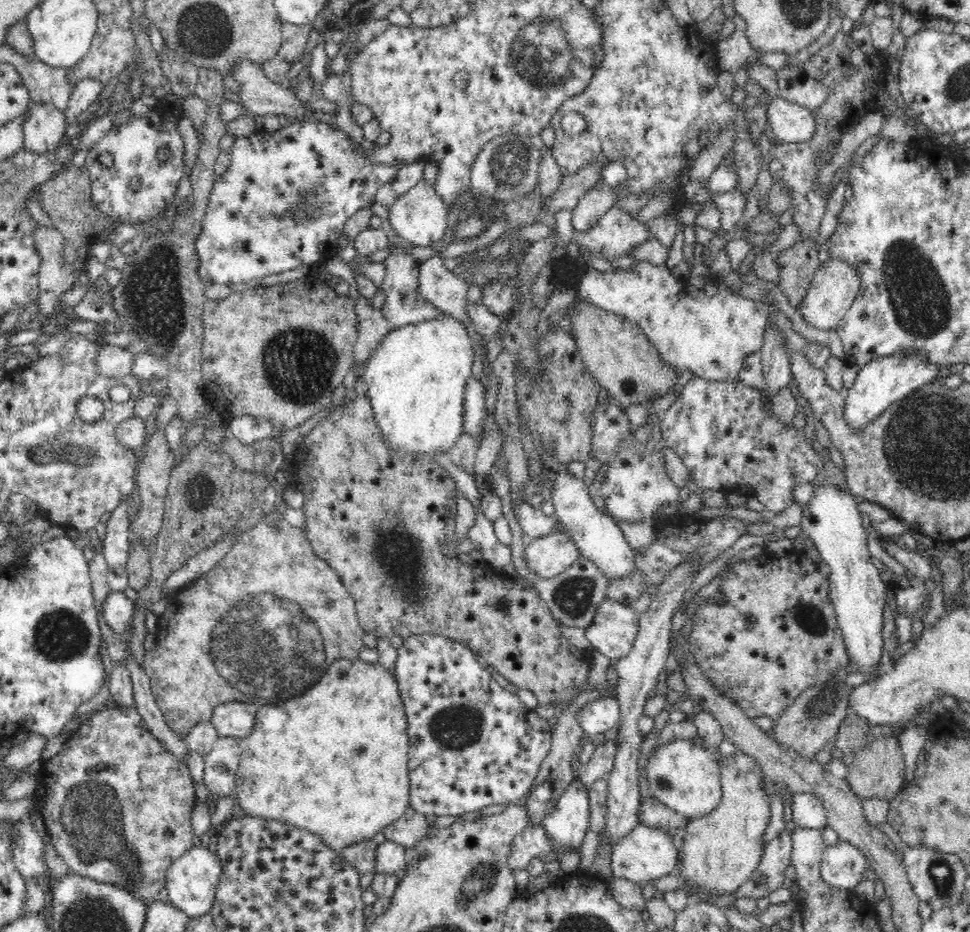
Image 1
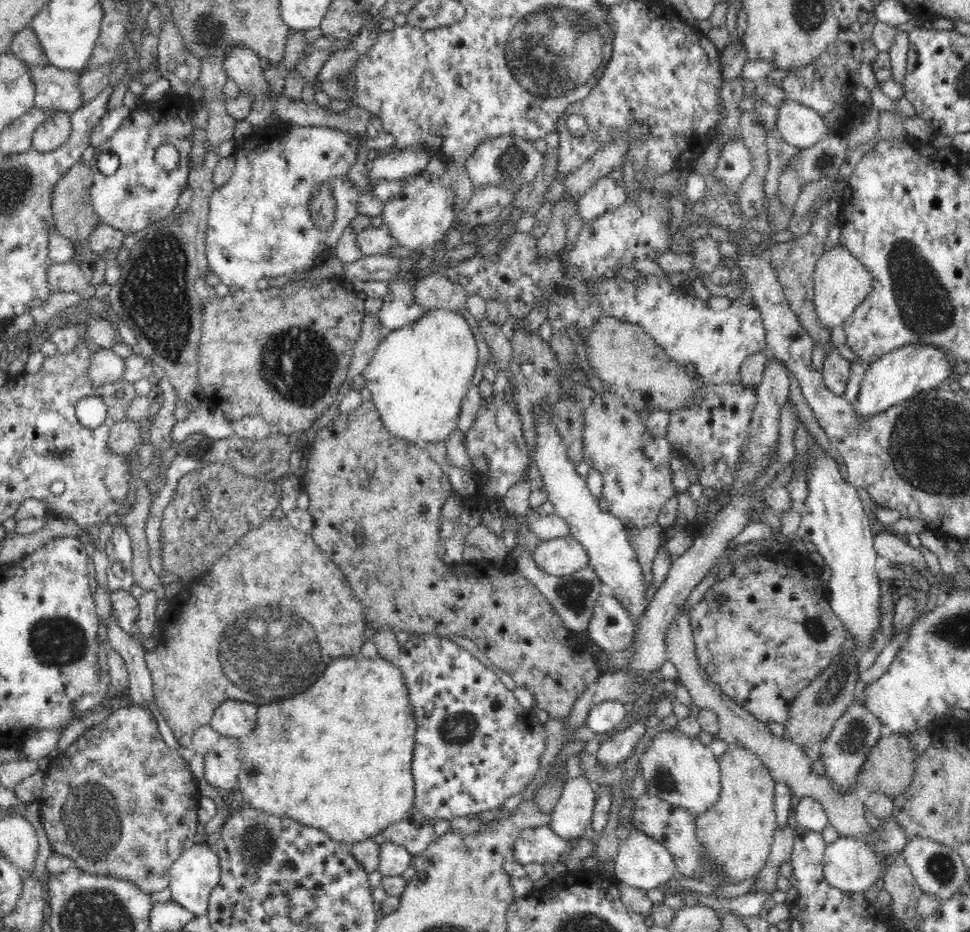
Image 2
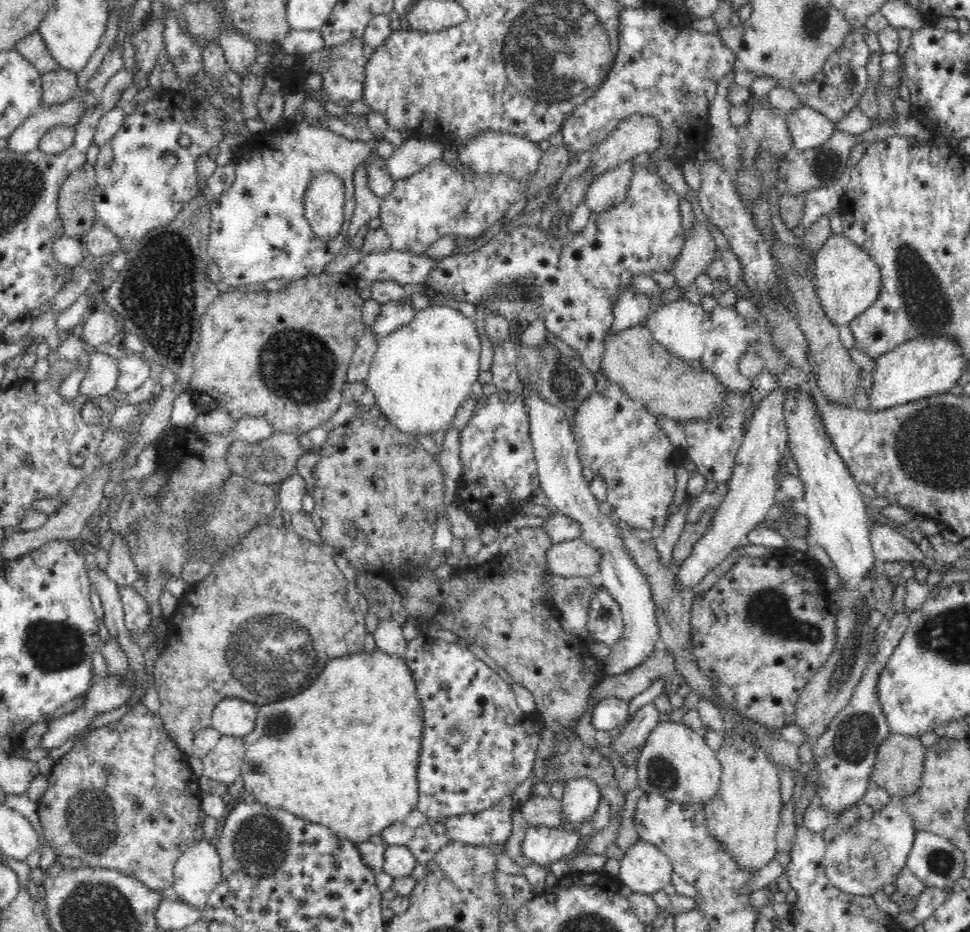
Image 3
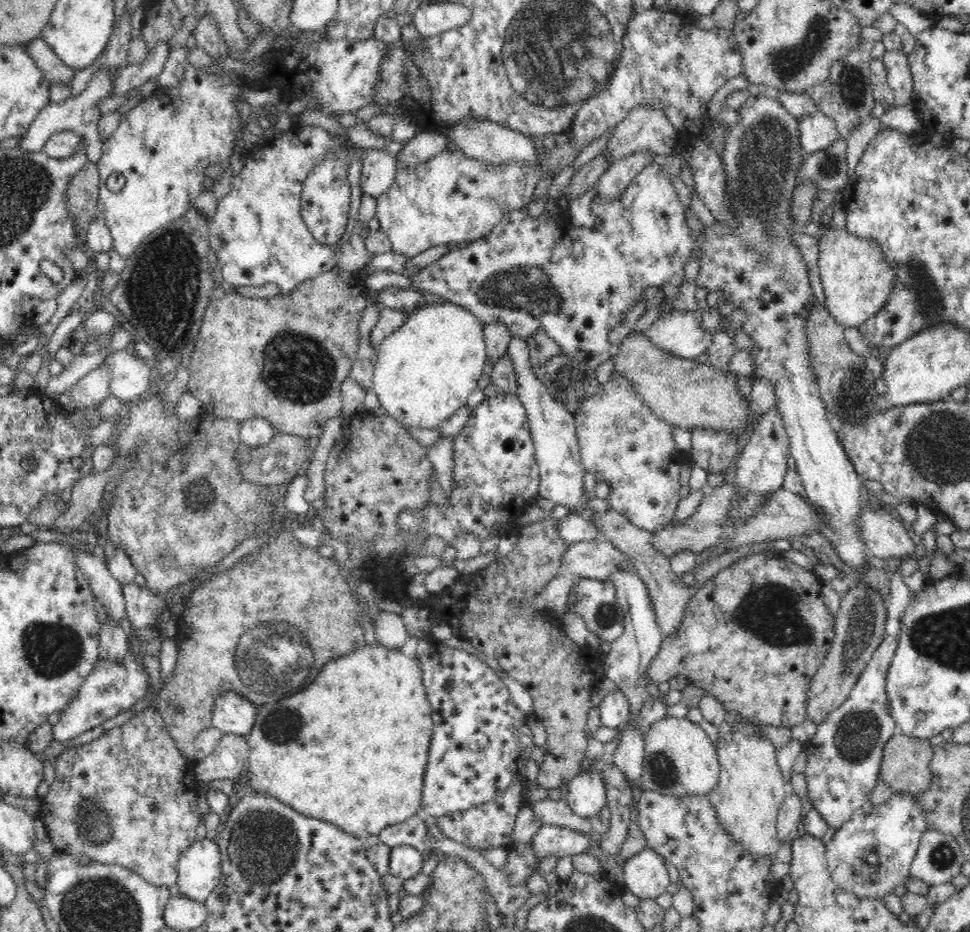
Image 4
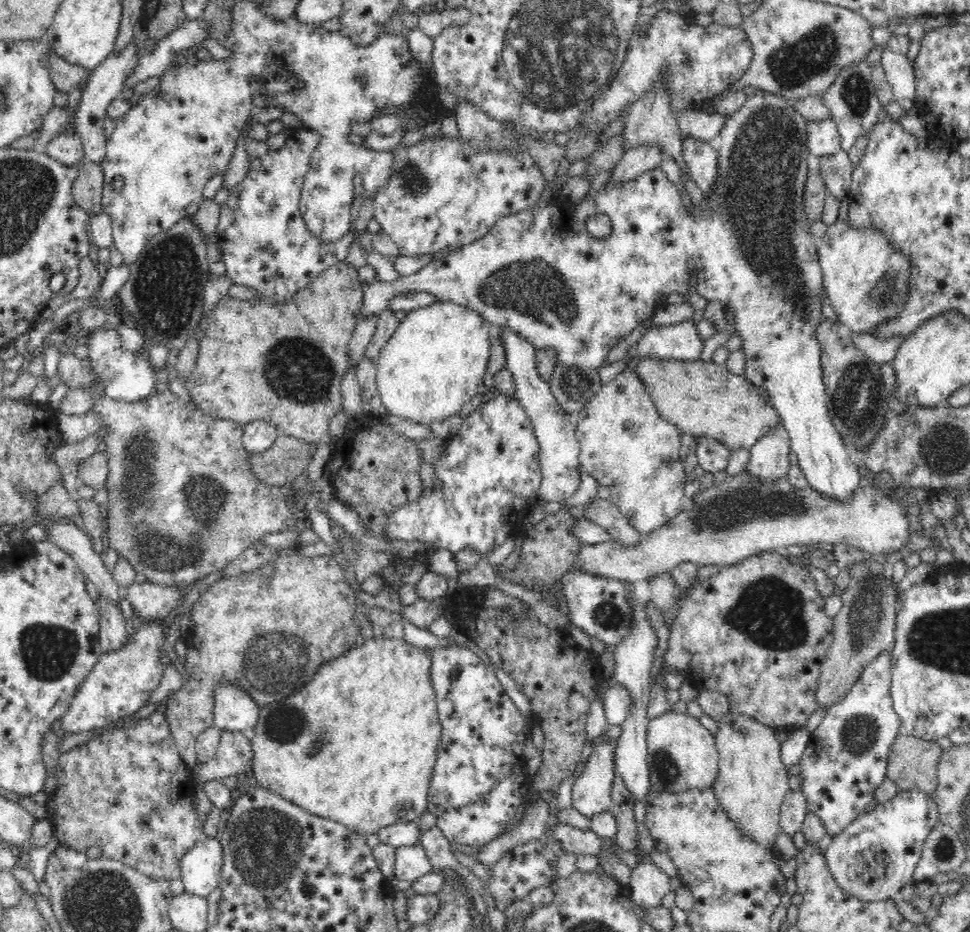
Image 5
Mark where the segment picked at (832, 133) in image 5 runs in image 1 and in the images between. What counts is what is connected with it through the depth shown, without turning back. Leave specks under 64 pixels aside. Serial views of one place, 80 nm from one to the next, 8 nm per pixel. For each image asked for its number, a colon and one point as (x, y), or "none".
1: (790, 122)
2: (800, 126)
3: (809, 128)
4: (817, 131)

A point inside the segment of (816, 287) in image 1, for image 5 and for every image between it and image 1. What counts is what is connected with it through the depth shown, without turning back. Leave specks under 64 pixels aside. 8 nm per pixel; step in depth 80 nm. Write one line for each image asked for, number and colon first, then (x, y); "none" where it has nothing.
2: (840, 283)
3: (847, 282)
4: (856, 278)
5: (866, 279)

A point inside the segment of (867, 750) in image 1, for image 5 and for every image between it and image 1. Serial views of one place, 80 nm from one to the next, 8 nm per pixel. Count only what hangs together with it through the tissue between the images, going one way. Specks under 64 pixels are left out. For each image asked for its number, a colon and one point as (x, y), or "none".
2: (890, 768)
3: (898, 766)
4: (905, 766)
5: (912, 764)

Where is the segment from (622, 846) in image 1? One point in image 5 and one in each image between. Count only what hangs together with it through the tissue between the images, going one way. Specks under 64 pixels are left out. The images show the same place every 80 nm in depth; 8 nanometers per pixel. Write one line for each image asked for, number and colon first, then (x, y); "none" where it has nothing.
2: (643, 862)
3: (645, 869)
4: (645, 874)
5: (649, 883)

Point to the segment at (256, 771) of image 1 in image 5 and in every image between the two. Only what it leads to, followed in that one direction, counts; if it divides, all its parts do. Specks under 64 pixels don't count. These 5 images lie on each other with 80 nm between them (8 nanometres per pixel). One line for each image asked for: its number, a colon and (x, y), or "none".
2: (348, 771)
3: (344, 753)
4: (351, 749)
5: (357, 745)

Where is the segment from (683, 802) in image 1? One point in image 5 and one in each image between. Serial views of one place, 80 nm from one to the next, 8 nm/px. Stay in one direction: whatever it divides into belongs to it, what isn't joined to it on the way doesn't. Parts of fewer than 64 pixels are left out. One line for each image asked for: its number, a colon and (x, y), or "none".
2: (680, 770)
3: (675, 762)
4: (679, 759)
5: (682, 755)

